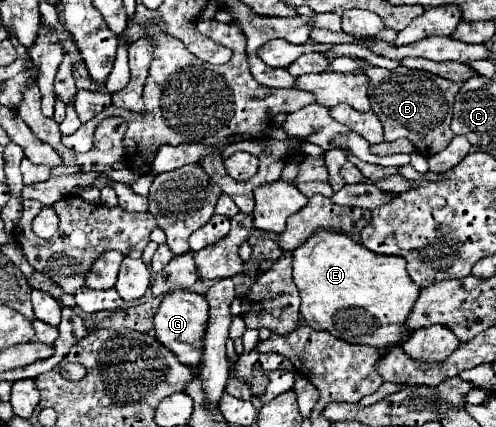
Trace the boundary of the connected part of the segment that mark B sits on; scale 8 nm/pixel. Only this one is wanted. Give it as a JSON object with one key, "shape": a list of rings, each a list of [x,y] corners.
{"shape":[[[365,64],[363,72],[369,78],[367,96],[371,102],[371,110],[379,116],[383,124],[385,142],[407,138],[409,142],[413,142],[415,150],[423,156],[433,156],[449,146],[449,142],[453,140],[453,132],[449,128],[453,118],[451,110],[455,94],[461,90],[461,84],[449,82],[441,76],[423,70],[411,70],[405,66],[399,66],[395,70],[385,70]]]}

